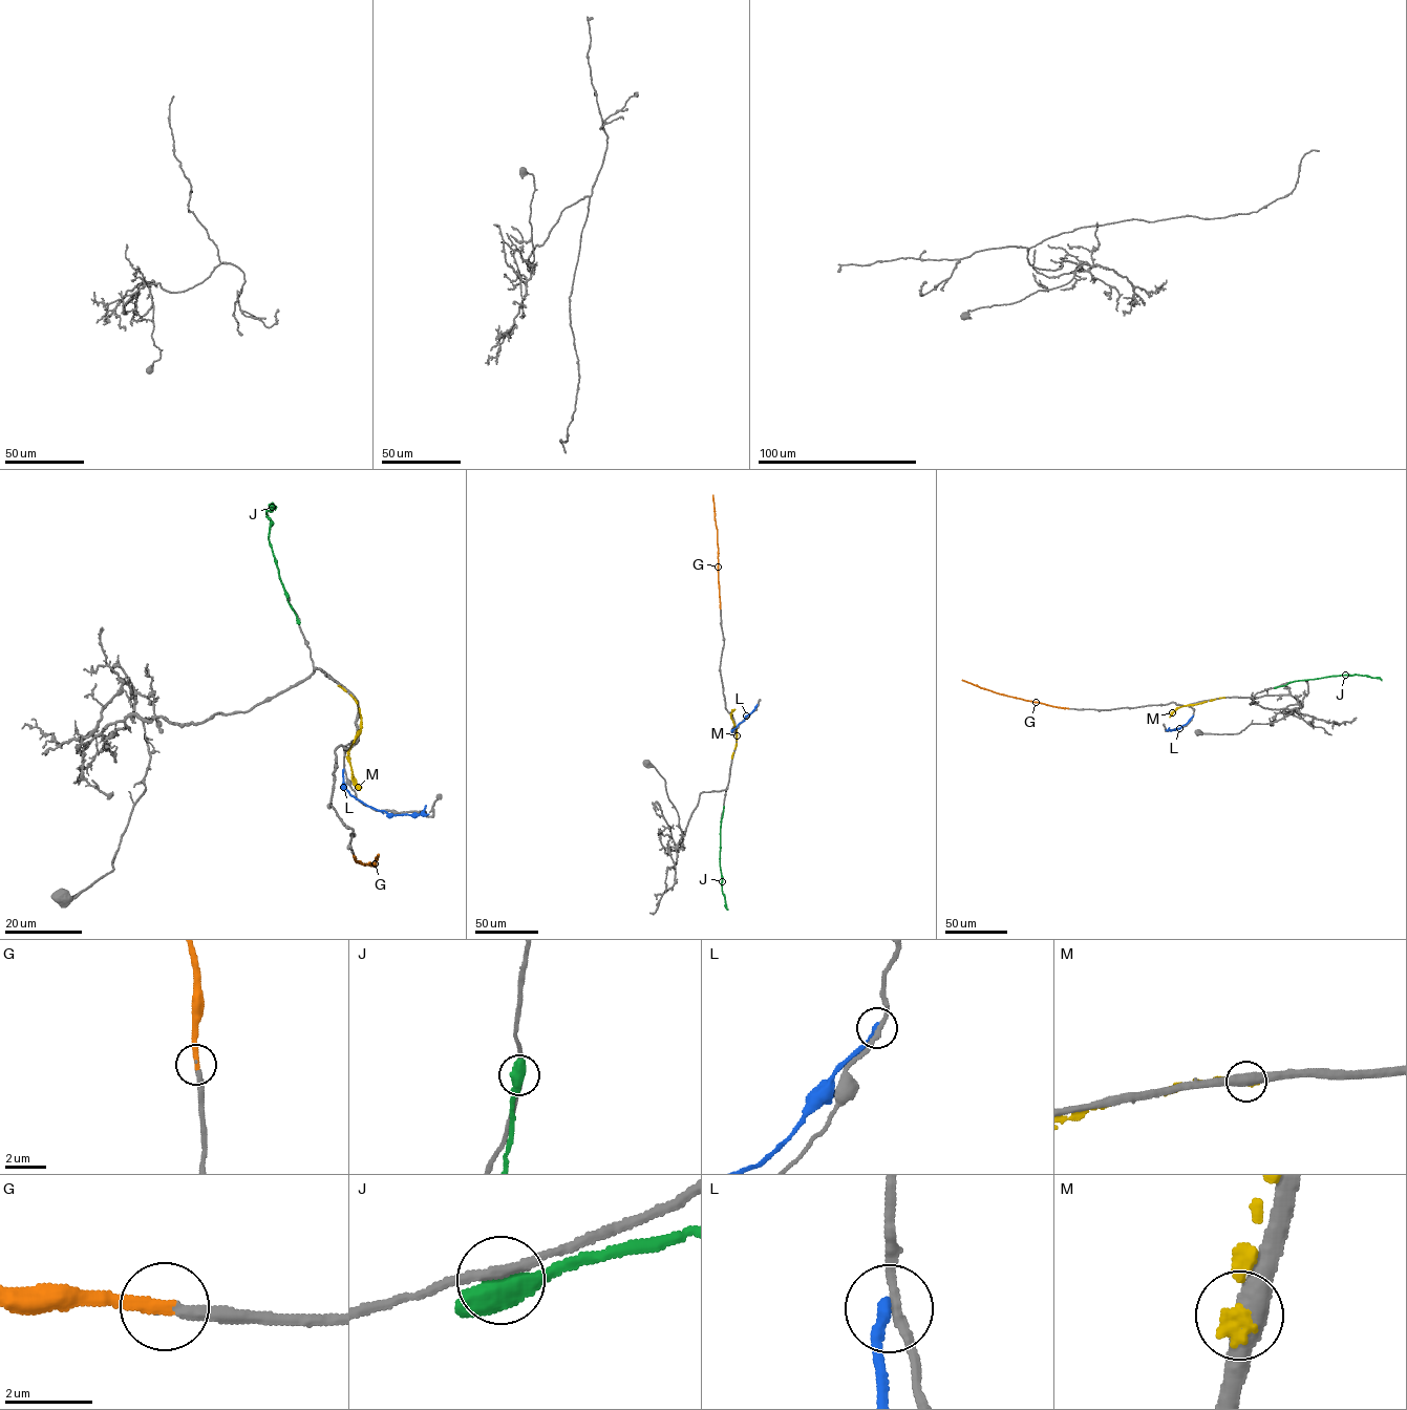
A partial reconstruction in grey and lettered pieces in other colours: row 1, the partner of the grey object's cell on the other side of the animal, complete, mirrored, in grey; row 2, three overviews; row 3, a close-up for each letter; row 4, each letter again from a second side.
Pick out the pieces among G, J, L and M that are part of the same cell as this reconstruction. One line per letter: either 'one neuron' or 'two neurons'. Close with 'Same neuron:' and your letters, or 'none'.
G: one neuron
J: two neurons
L: two neurons
M: two neurons
Same neuron: G

